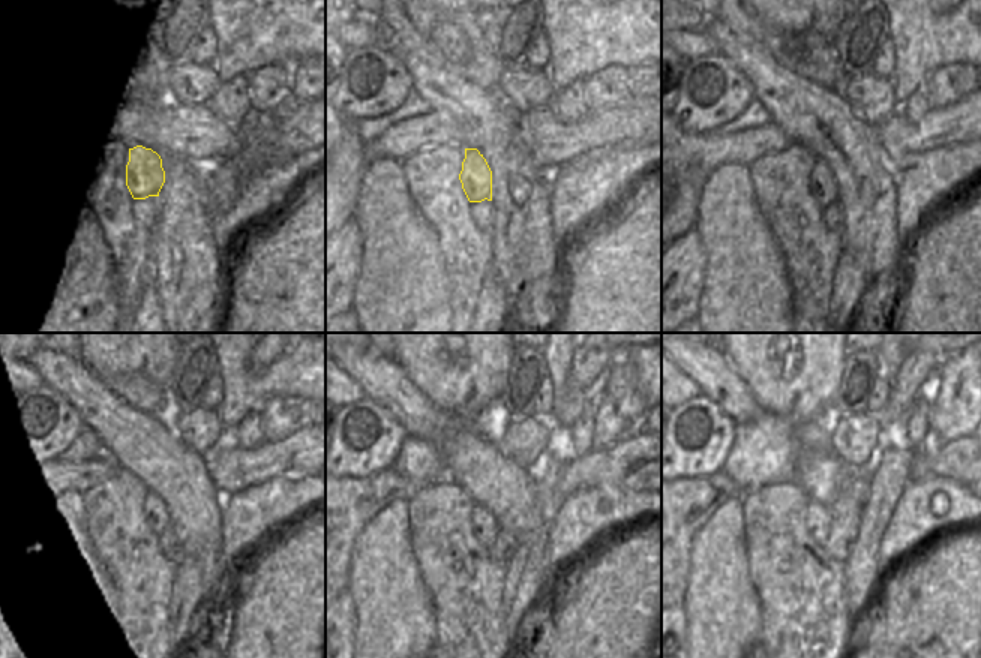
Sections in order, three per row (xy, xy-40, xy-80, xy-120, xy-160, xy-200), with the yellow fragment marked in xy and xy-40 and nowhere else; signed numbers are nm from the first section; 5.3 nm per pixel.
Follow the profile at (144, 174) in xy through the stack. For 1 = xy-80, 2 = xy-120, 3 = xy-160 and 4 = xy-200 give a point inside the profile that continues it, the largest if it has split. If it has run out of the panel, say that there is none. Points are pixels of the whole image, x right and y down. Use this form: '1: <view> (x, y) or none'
1: xy-80 (822, 185)
2: xy-120 (155, 511)
3: xy-160 (483, 523)
4: xy-200 (818, 514)

